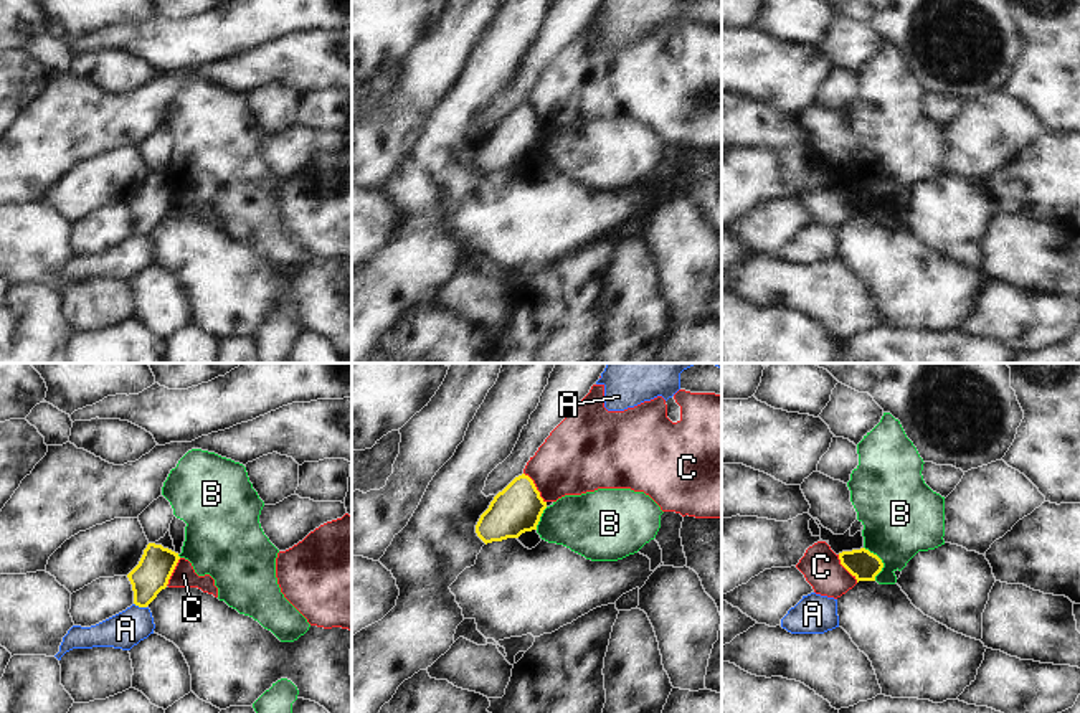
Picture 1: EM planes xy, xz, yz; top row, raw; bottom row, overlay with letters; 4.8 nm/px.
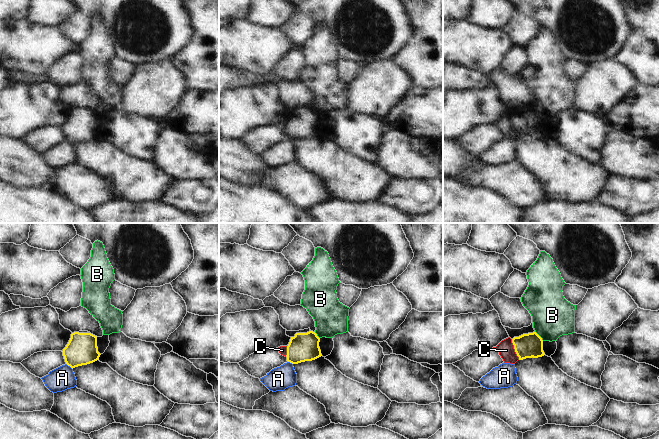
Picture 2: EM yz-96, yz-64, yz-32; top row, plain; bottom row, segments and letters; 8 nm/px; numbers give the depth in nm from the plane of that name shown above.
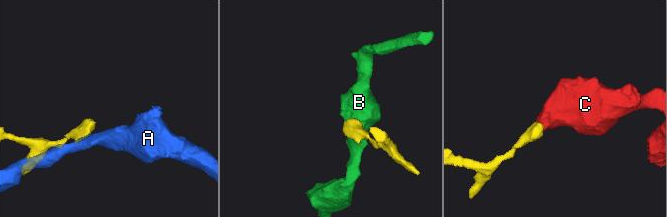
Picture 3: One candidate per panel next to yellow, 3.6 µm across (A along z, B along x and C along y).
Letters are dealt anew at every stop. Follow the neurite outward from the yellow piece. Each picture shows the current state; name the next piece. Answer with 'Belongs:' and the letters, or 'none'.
Belongs: none

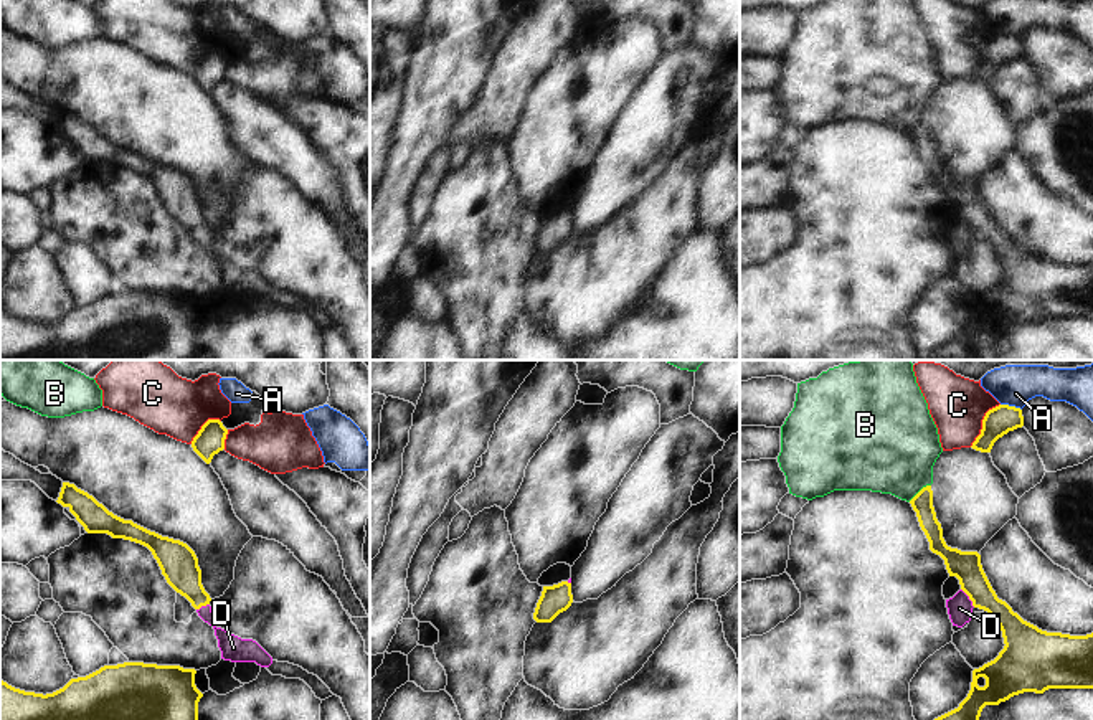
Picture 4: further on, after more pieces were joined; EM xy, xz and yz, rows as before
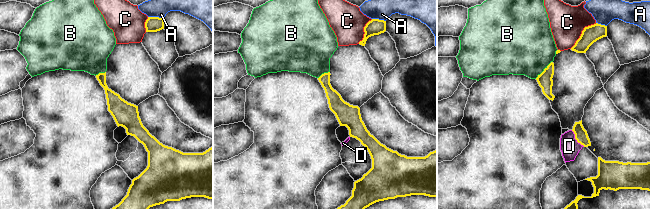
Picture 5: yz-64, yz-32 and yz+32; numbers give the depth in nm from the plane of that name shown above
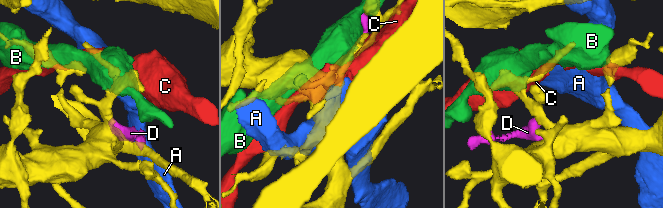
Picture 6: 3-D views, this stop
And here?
Belongs: D

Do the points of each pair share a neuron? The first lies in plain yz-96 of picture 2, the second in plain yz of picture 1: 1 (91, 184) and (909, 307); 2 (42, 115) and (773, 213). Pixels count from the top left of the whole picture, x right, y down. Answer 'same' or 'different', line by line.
1: different
2: different

